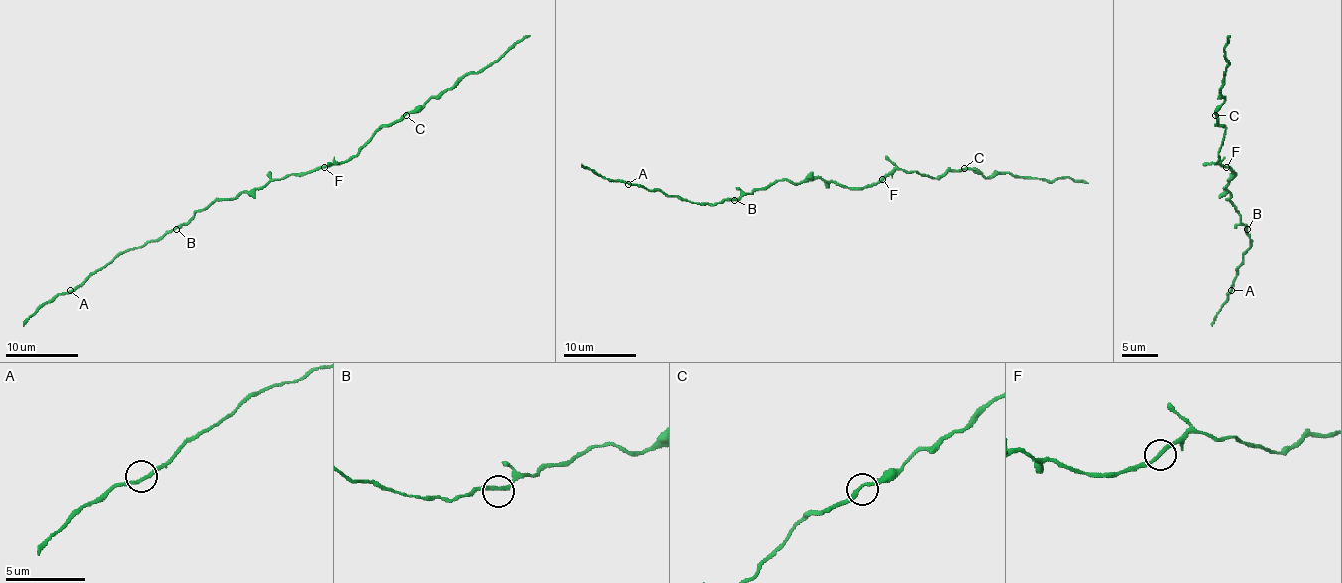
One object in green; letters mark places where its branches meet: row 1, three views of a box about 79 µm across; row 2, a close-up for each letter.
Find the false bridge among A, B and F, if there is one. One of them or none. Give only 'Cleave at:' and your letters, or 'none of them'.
Cleave at: F

